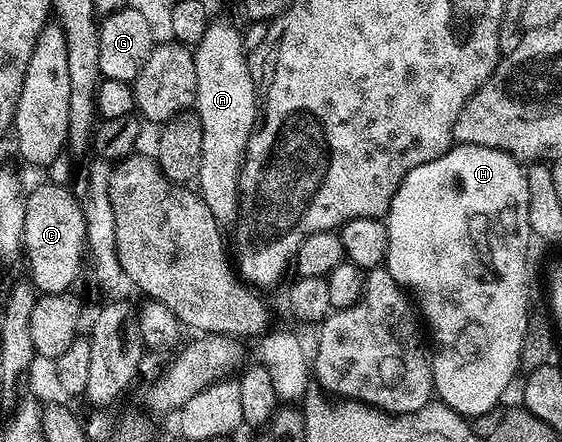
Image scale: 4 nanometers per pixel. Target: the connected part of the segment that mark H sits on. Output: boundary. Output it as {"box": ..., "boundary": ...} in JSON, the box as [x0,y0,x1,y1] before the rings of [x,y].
{"box":[384,144,532,417],"boundary":[[[474,144],[451,146],[449,151],[436,157],[436,161],[428,161],[408,172],[392,197],[384,222],[388,229],[388,253],[384,266],[392,273],[399,287],[412,296],[421,318],[425,322],[426,319],[430,322],[430,331],[434,334],[435,345],[438,346],[432,351],[430,361],[430,372],[434,378],[434,395],[457,415],[471,417],[470,415],[488,414],[501,401],[502,394],[509,389],[514,374],[519,374],[520,349],[524,345],[526,330],[532,318],[530,287],[526,284],[526,254],[530,251],[532,236],[528,225],[528,181],[523,164],[508,152],[496,148],[477,147]]]}

